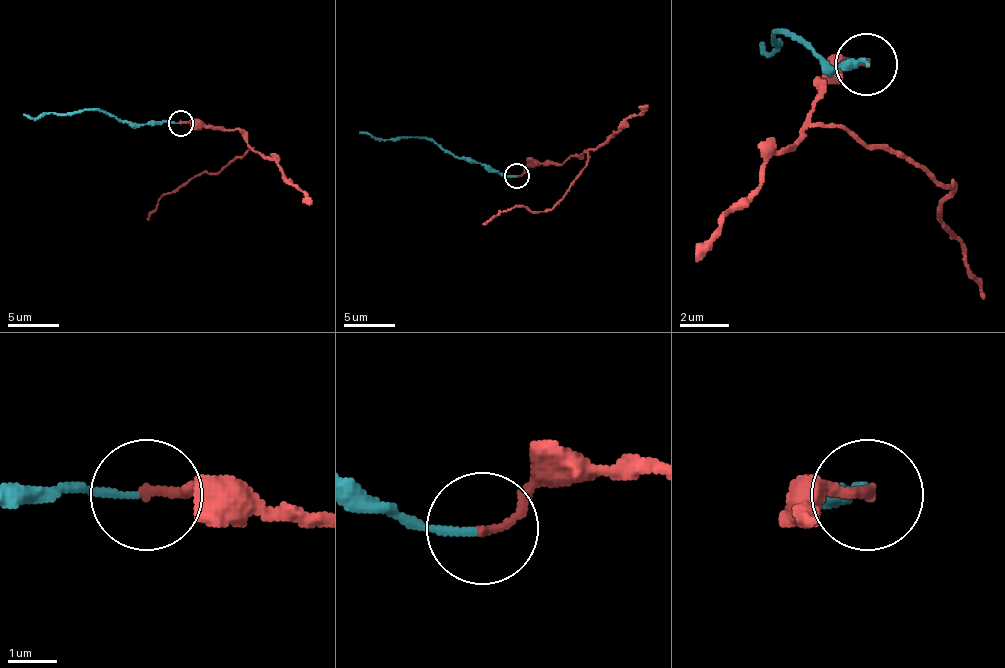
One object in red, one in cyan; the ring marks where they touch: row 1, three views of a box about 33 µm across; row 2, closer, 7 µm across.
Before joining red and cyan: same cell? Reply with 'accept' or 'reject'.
reject

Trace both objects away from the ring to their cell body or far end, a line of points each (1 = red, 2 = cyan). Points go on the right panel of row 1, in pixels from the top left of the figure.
1: (864, 62), (846, 62), (840, 75), (821, 81), (815, 124), (846, 124), (951, 186), (939, 211), (982, 298)
2: (864, 62), (833, 69), (778, 31), (778, 44), (759, 44)

